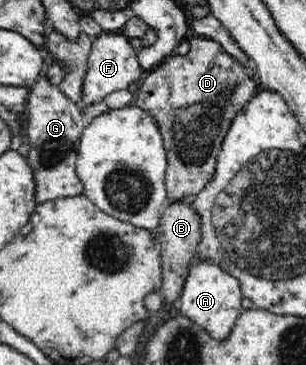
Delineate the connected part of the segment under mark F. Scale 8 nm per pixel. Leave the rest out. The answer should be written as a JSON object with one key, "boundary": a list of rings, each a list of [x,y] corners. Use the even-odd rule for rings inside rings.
{"boundary":[[[105,31],[97,34],[92,40],[92,48],[87,61],[85,81],[83,81],[83,99],[81,107],[93,102],[101,102],[103,97],[113,91],[126,89],[135,80],[141,80],[143,73],[138,62],[138,52],[121,31]]]}

